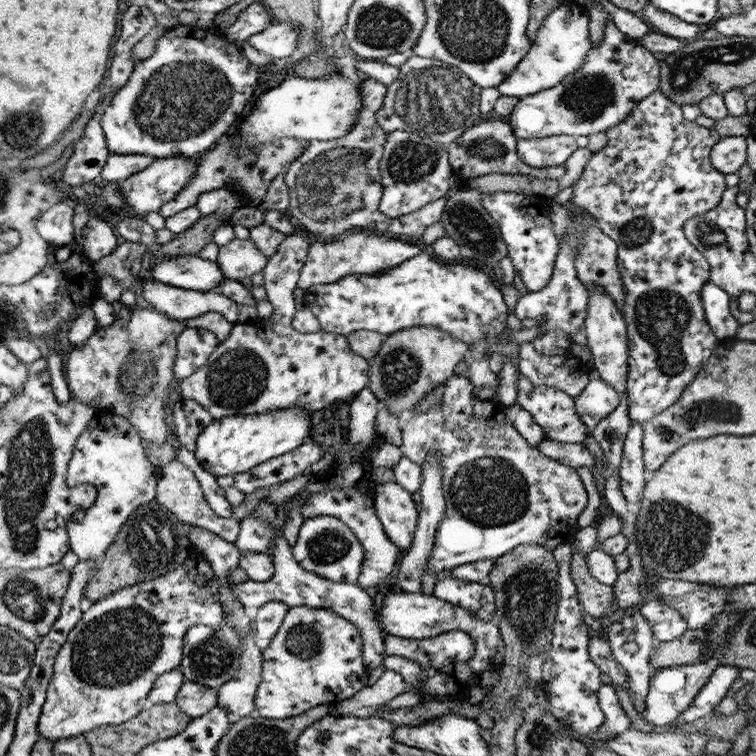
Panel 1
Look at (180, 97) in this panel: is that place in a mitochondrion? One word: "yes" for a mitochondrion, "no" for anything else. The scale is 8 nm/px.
yes

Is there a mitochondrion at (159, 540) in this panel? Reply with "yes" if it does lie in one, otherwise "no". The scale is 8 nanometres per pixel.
yes

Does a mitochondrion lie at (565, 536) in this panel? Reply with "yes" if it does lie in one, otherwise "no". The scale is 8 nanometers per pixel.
no

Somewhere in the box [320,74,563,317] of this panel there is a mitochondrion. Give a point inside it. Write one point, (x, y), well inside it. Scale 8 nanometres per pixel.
(469, 226)

